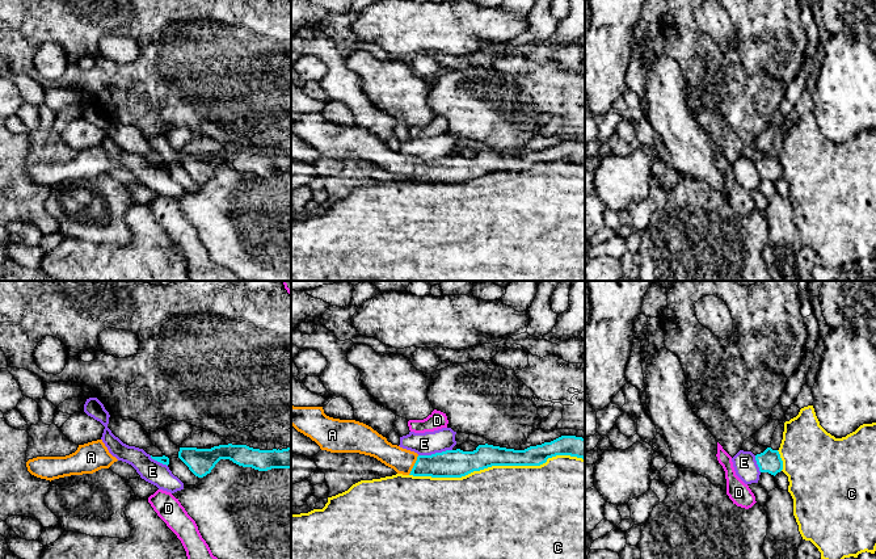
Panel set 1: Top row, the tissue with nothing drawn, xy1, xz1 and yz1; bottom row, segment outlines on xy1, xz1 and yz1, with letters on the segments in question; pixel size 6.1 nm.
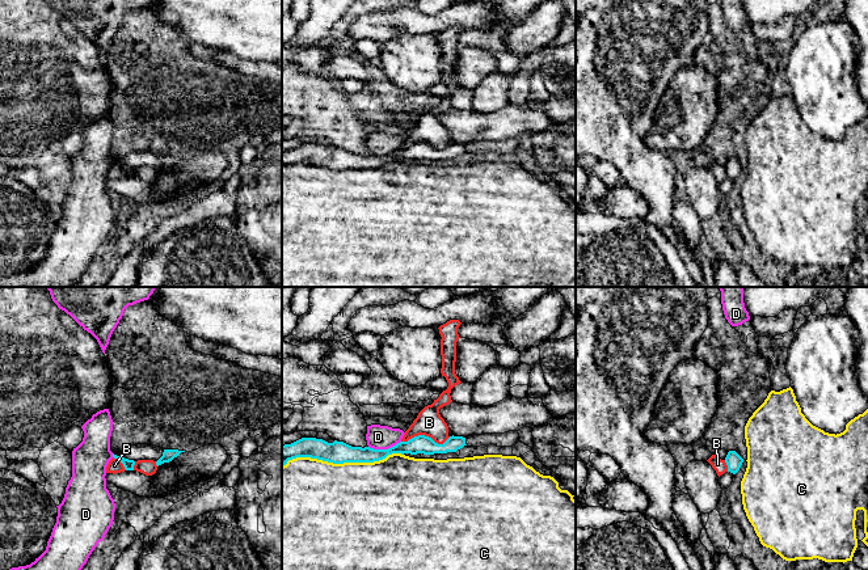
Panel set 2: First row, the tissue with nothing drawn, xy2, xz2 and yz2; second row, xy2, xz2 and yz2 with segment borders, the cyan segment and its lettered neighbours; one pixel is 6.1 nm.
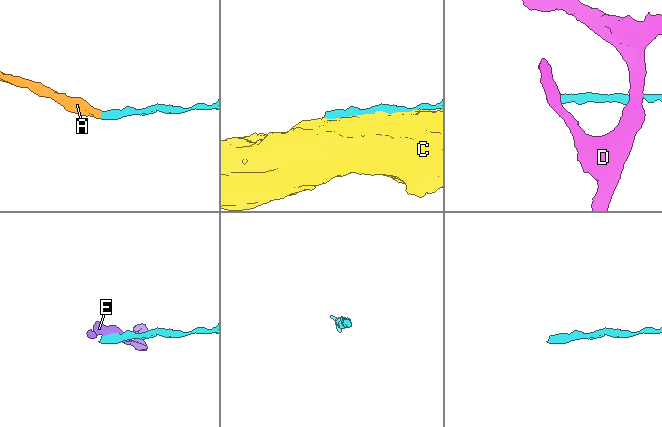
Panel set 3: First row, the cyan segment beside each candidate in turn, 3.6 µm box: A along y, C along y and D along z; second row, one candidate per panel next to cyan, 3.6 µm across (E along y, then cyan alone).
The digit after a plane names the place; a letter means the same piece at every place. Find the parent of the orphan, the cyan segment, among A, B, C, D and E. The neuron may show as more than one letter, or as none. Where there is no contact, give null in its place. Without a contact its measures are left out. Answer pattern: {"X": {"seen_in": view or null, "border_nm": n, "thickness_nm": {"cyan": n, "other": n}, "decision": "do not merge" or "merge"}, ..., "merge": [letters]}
{"A": {"seen_in": "xz1", "border_nm": 140, "thickness_nm": {"cyan": 180, "other": 150}, "decision": "merge"}, "B": {"seen_in": "xz2", "border_nm": 300, "thickness_nm": {"cyan": 110, "other": 160}, "decision": "do not merge"}, "C": {"seen_in": "xz1", "border_nm": 1100, "thickness_nm": {"cyan": 180, "other": 500}, "decision": "do not merge"}, "D": {"seen_in": "xz2", "border_nm": 200, "thickness_nm": {"cyan": 120, "other": 150}, "decision": "do not merge"}, "E": {"seen_in": "xz1", "border_nm": 220, "thickness_nm": {"cyan": 180, "other": 140}, "decision": "do not merge"}, "merge": ["A"]}

